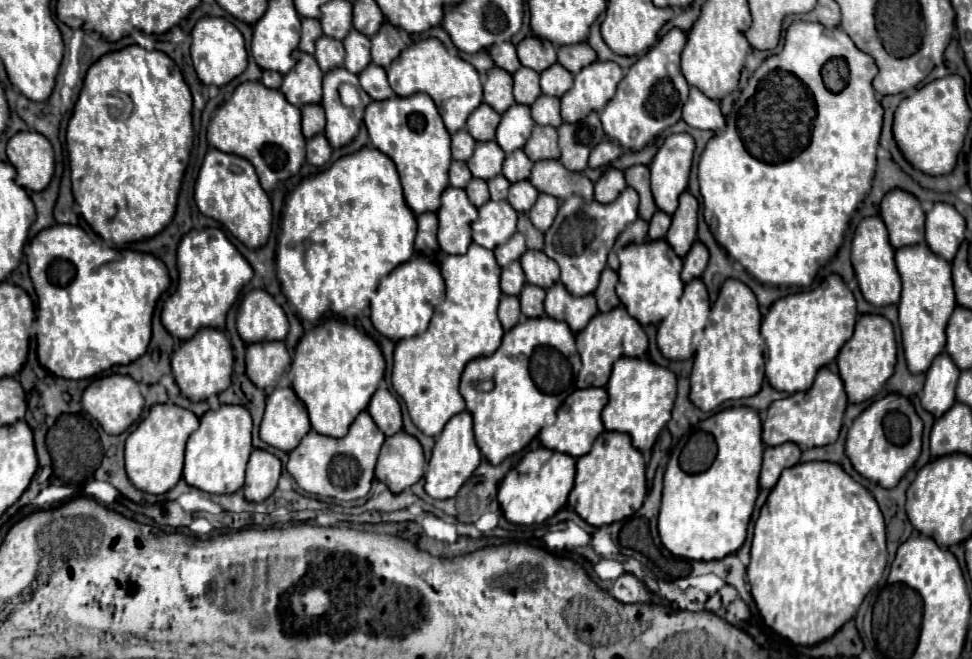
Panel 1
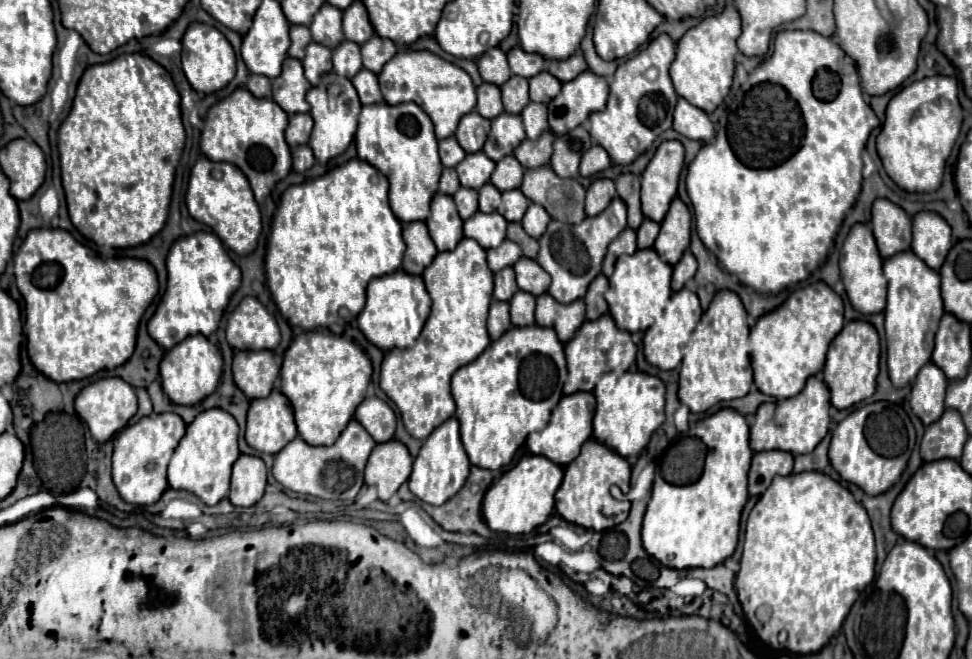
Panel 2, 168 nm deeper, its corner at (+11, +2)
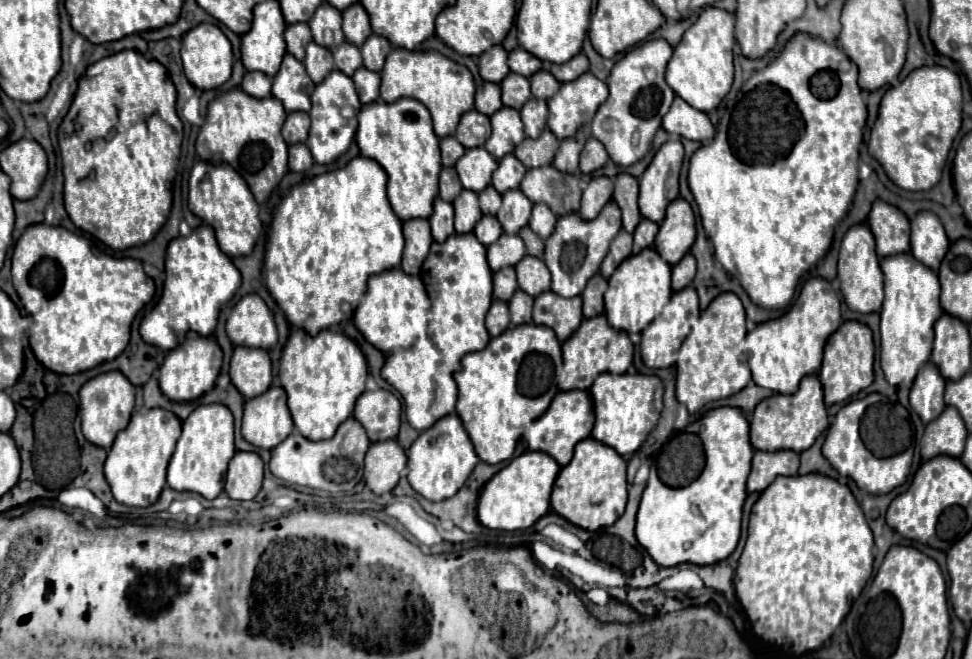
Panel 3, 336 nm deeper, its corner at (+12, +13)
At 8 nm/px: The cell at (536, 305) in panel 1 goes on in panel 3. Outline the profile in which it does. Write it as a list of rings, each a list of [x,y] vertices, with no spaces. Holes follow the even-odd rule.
[[[519,289],[509,301],[509,311],[511,311],[511,323],[513,325],[529,323],[531,321],[531,311],[533,311],[533,297]]]

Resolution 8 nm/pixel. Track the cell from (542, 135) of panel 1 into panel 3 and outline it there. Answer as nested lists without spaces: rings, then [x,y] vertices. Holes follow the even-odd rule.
[[[545,129],[537,139],[525,137],[517,145],[515,155],[517,155],[517,159],[521,159],[521,163],[527,169],[549,165],[553,161],[555,151],[557,151],[557,143],[559,143],[559,139],[549,129]]]

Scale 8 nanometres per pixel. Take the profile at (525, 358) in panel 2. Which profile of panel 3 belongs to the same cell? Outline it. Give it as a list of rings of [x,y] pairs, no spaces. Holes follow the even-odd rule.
[[[535,323],[509,327],[501,335],[493,337],[485,349],[467,353],[461,359],[461,369],[455,373],[457,387],[459,387],[455,412],[461,417],[463,427],[481,461],[495,465],[513,457],[517,441],[523,435],[523,427],[531,423],[533,419],[541,417],[547,411],[555,393],[559,391],[555,381],[557,361],[563,361],[563,355],[561,355],[561,343],[555,331],[551,327],[535,325]]]

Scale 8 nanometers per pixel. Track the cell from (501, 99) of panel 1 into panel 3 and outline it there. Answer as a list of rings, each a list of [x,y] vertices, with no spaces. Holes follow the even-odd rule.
[[[485,81],[477,87],[477,95],[475,95],[475,109],[485,113],[485,115],[493,115],[493,111],[499,111],[503,107],[501,103],[501,87],[497,83]]]

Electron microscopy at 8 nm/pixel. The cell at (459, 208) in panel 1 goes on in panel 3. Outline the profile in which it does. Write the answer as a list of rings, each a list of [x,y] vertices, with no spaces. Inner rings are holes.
[[[437,197],[433,201],[433,215],[429,217],[429,223],[431,223],[433,239],[437,243],[443,243],[449,235],[455,233],[455,229],[453,229],[453,205],[443,201],[441,197]]]

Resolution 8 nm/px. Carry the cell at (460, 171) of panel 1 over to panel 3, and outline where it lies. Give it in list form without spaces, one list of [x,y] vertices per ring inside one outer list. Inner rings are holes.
[[[443,167],[439,175],[439,197],[453,201],[457,197],[457,191],[461,191],[461,181],[455,171],[455,167]]]

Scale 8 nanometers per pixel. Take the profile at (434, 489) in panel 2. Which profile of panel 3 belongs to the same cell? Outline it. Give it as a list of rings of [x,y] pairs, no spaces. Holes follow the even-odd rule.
[[[449,413],[441,417],[433,427],[425,429],[407,451],[407,457],[409,457],[407,479],[411,487],[429,501],[441,501],[453,497],[463,487],[473,467],[479,463],[473,445],[467,437],[467,431],[463,429],[463,423],[457,413]]]

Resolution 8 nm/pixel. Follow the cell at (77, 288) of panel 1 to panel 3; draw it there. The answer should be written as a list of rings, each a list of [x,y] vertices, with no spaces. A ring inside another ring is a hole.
[[[45,223],[27,227],[25,233],[15,243],[11,263],[13,263],[11,267],[13,285],[29,317],[29,335],[27,335],[29,345],[35,357],[47,369],[63,375],[87,371],[95,365],[101,365],[121,355],[129,343],[131,337],[129,331],[137,311],[145,303],[149,303],[155,293],[155,283],[145,273],[143,263],[139,259],[131,257],[115,259],[107,253],[101,253],[85,237],[75,235],[65,227],[53,227]]]

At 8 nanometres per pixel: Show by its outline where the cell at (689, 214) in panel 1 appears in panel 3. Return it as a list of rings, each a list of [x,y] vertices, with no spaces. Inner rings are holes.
[[[677,197],[669,207],[665,219],[659,223],[659,233],[653,243],[655,251],[667,261],[677,263],[695,241],[695,215],[691,205]]]

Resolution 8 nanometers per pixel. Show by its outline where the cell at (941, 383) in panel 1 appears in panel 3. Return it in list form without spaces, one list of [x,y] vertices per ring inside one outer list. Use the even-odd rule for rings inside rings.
[[[925,363],[917,373],[909,395],[909,403],[923,423],[933,421],[945,409],[943,393],[945,393],[943,375],[933,363]]]

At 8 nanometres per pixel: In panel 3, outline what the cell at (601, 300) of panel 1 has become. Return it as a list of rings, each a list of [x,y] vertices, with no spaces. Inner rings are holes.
[[[601,273],[593,275],[593,279],[589,279],[585,291],[581,293],[581,297],[583,297],[583,315],[585,317],[593,317],[593,315],[603,313],[605,287],[607,287],[607,279]]]

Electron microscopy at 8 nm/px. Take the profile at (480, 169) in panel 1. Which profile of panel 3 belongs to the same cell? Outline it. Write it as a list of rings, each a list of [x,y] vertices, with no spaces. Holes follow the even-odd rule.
[[[483,147],[467,149],[465,155],[455,163],[463,187],[471,191],[481,191],[481,187],[487,187],[491,183],[491,173],[495,167],[497,161]]]

